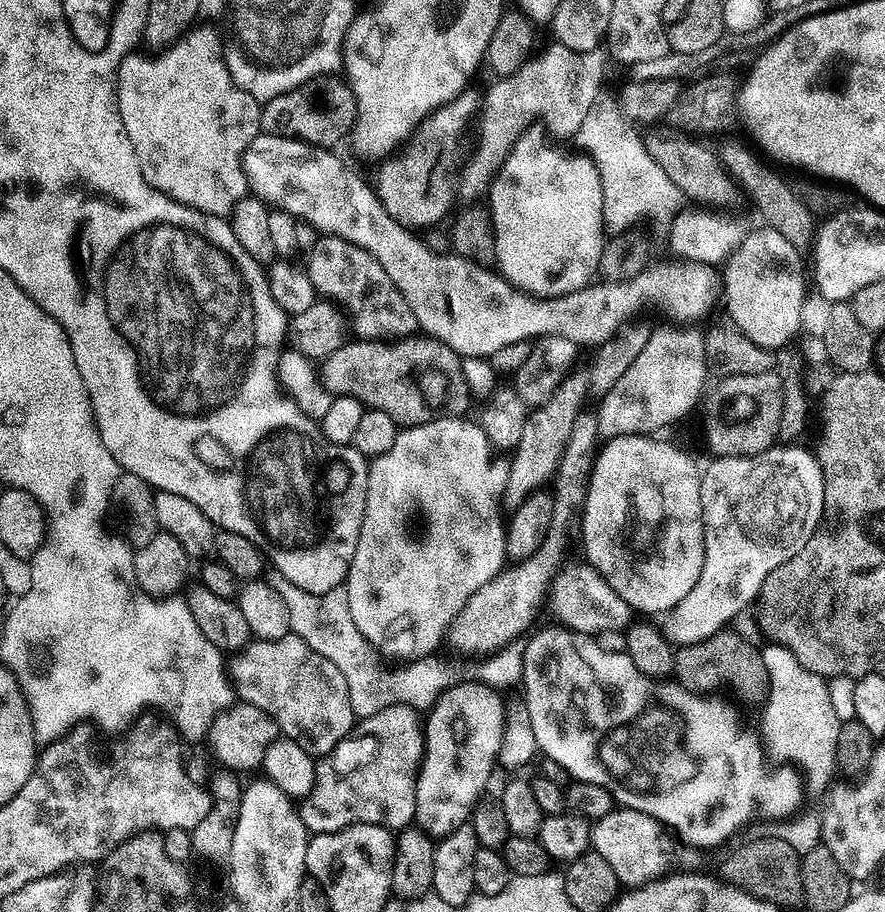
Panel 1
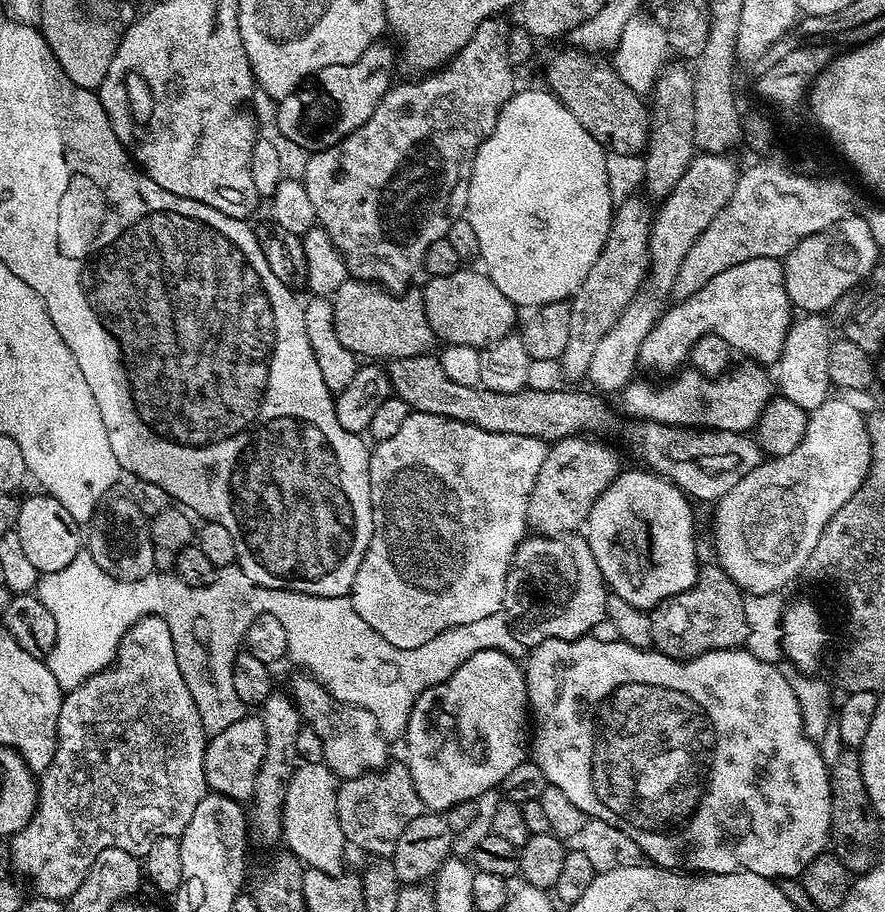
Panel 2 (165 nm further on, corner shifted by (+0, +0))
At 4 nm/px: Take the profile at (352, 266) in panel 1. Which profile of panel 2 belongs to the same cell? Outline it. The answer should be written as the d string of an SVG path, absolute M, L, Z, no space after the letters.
M493 18L482 22L482 26L478 26L478 30L470 38L470 42L466 42L466 46L462 46L460 53L452 57L443 68L437 68L431 74L421 75L416 78L413 84L397 83L389 88L387 94L382 98L382 102L374 110L374 114L370 114L370 118L362 126L358 126L358 130L351 132L342 142L338 142L329 148L323 148L320 152L313 152L307 157L309 160L304 164L302 181L306 191L309 192L312 203L317 206L323 205L322 203L328 204L328 212L321 211L319 213L318 224L319 227L326 230L326 234L330 234L334 246L342 254L342 258L348 267L349 277L357 280L367 280L369 284L379 284L381 288L399 294L411 285L408 283L411 282L412 275L416 271L418 273L421 271L426 250L430 250L430 246L434 242L447 237L454 219L454 213L451 212L452 199L457 199L458 196L456 176L464 176L464 168L470 168L468 167L468 160L474 162L476 158L472 148L477 151L480 149L480 144L485 140L488 133L494 130L496 120L506 106L506 102L512 99L518 88L516 76L512 73L514 65L508 56L507 50L510 28L508 24L504 25L502 21L503 19Z

